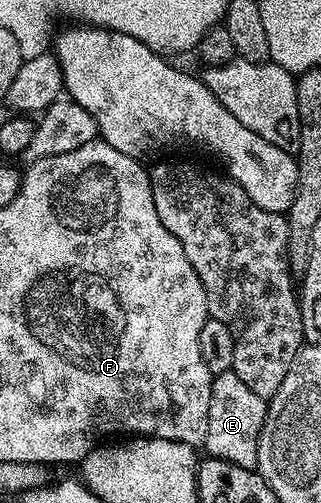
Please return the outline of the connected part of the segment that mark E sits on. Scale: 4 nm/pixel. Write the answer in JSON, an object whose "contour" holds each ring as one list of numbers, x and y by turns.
{"contour":[[232,371,215,376,210,389,210,417,206,425,203,450,214,459,230,461,239,467,255,468,258,461,258,437,262,433,268,403,249,389]]}

